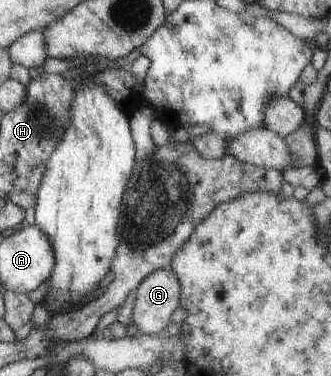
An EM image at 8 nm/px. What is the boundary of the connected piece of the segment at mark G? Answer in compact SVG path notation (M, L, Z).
M170 267L155 270L141 280L136 289L131 318L142 335L158 335L164 332L166 326L171 323L172 313L180 306L180 288L180 280Z

